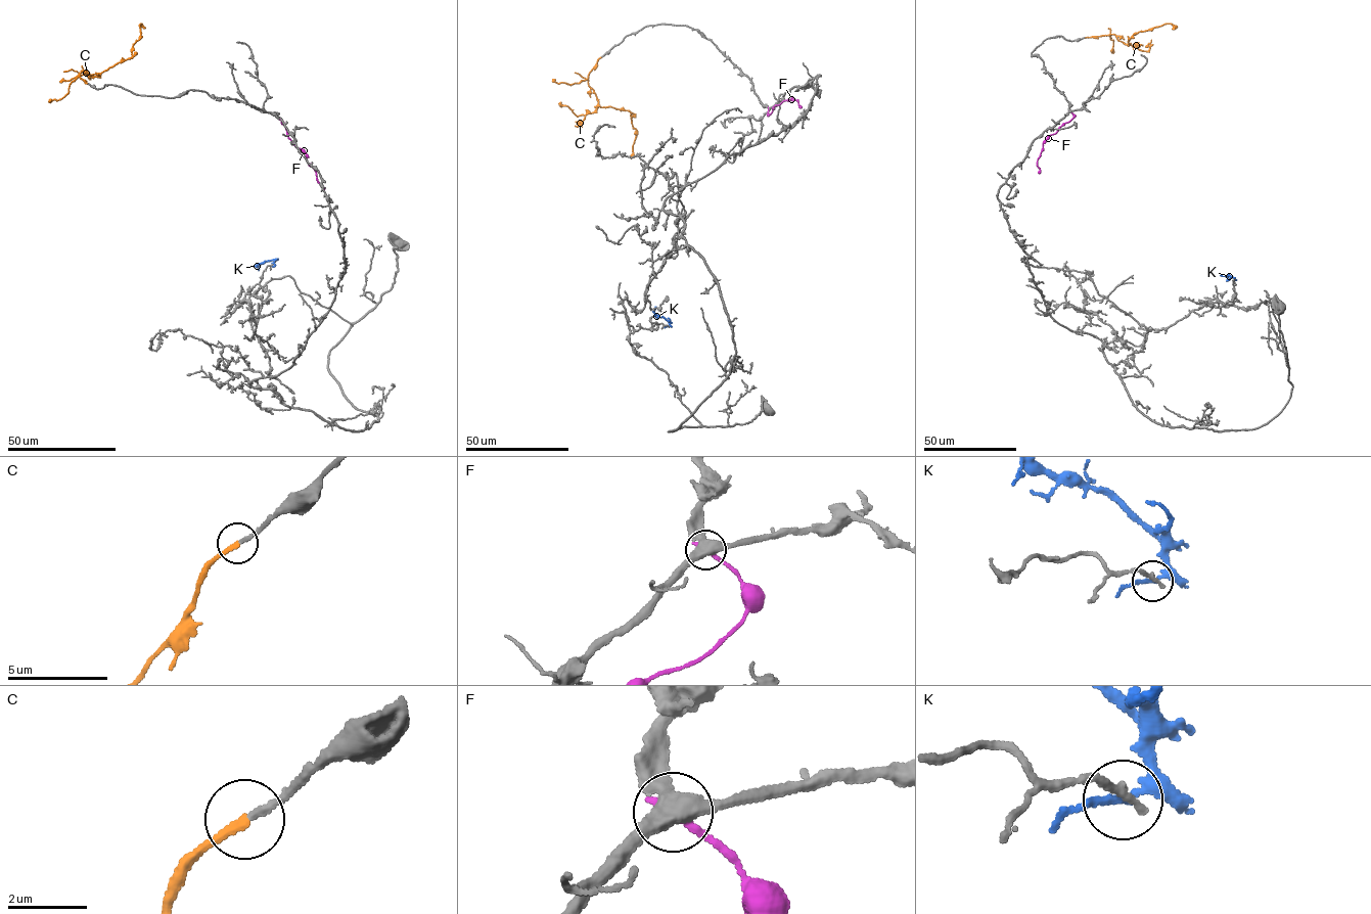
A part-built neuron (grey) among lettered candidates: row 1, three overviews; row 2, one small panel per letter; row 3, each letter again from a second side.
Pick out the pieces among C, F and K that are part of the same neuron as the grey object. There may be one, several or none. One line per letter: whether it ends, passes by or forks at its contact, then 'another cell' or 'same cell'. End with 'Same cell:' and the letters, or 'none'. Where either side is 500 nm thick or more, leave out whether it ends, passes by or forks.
C: it ends there; same cell
F: it ends there; another cell
K: it forks there; another cell
Same cell: C

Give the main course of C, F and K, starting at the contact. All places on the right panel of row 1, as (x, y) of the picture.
C: (1085, 38), (1114, 34), (1128, 45), (1128, 39), (1140, 31), (1166, 24), (1176, 28)
F: (1069, 111), (1074, 118), (1043, 143), (1037, 160), (1039, 173)
K: (1234, 278), (1220, 275)

